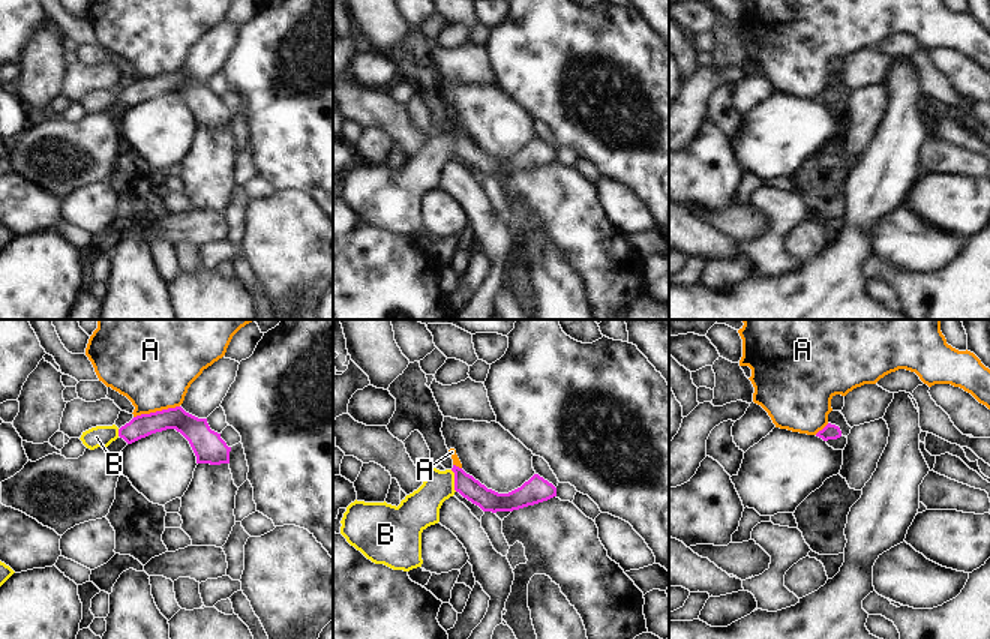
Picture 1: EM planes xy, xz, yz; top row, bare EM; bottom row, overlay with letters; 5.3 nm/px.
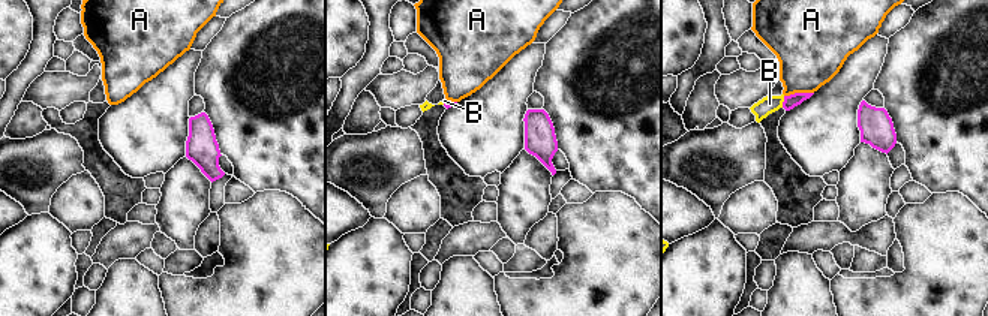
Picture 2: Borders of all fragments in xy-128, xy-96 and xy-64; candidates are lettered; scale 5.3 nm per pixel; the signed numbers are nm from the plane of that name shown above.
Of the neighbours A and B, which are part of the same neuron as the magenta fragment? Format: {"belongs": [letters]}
{"belongs": ["B"]}

